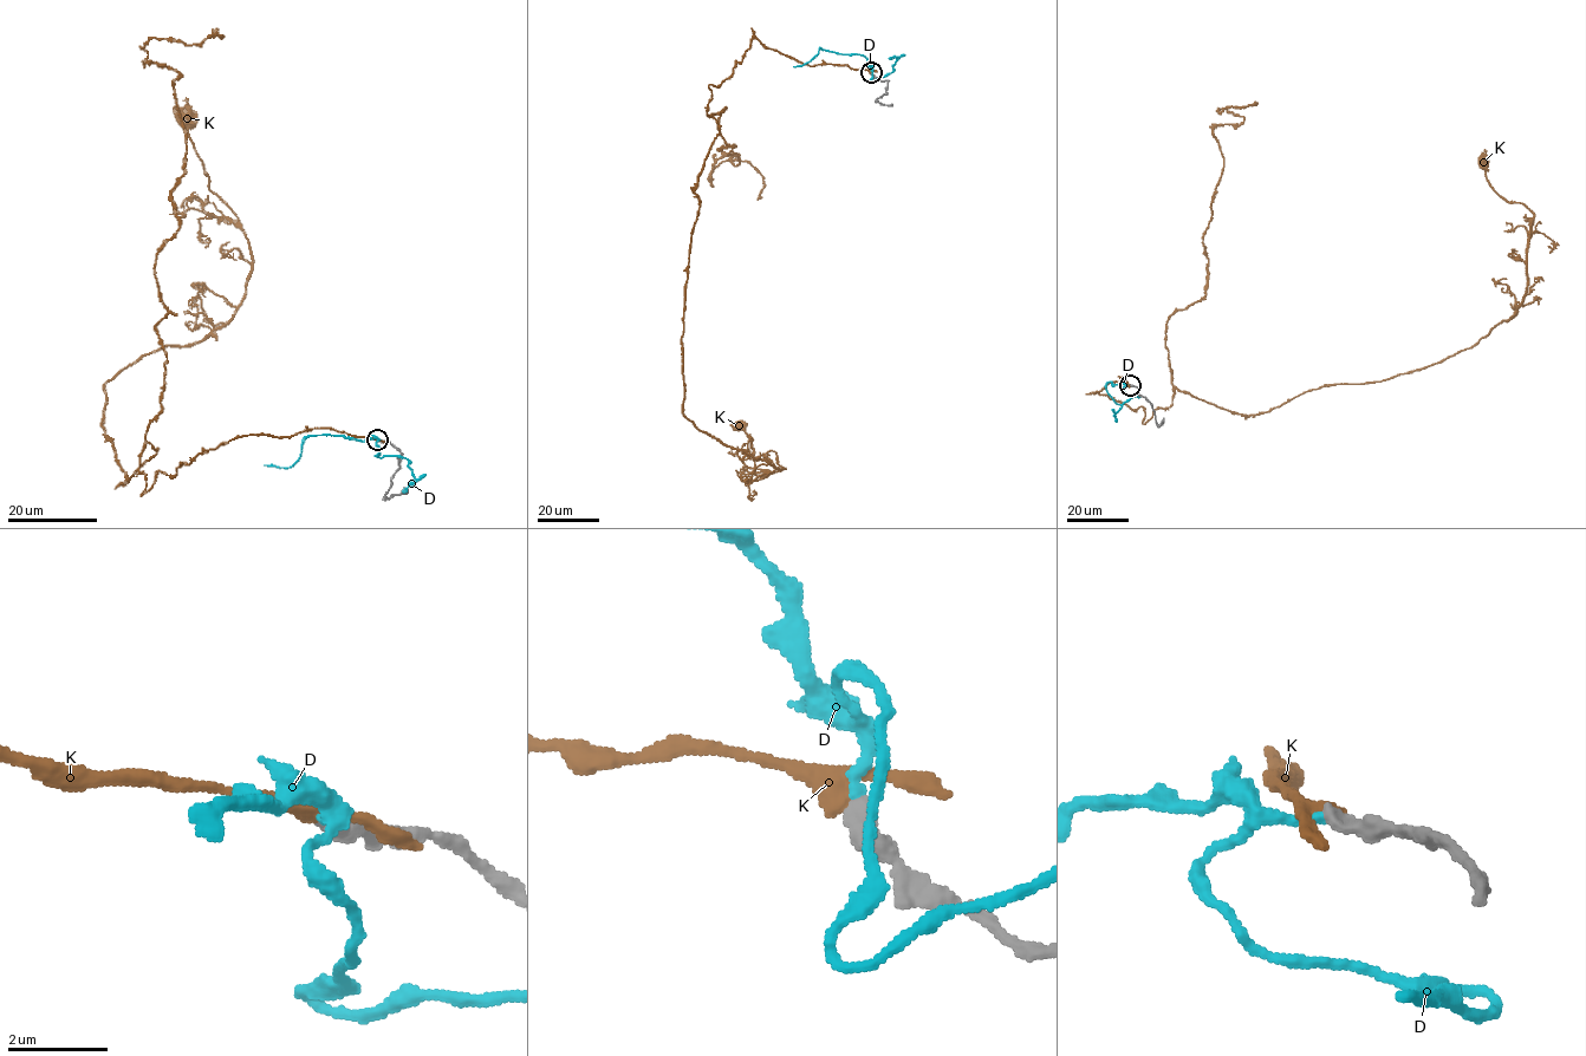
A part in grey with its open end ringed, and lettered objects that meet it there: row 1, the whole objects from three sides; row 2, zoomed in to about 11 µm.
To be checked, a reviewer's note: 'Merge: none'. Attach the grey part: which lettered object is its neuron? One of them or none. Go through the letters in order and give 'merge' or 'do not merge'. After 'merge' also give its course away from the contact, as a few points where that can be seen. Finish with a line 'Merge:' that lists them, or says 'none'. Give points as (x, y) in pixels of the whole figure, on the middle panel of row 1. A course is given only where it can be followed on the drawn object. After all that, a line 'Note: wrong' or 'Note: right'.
D: merge; it runs (871, 71), (869, 60), (860, 54), (820, 47), (812, 59), (793, 66)
K: do not merge
Merge: D
Note: wrong

